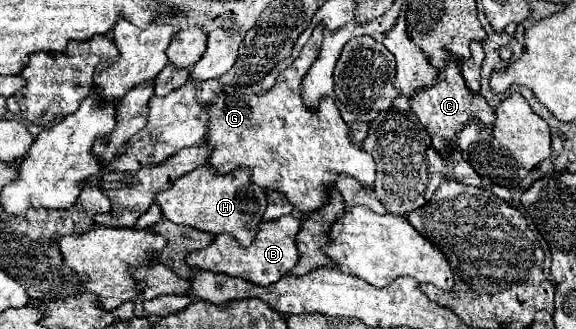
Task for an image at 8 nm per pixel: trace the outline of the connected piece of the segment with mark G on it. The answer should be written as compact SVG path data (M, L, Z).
M317 26L297 60L277 76L277 84L271 92L263 96L245 90L237 90L235 94L221 92L209 110L211 124L207 144L215 148L209 164L221 174L241 166L251 168L253 184L265 192L283 194L301 214L311 214L325 206L329 200L329 184L333 186L341 174L353 176L367 190L373 190L375 184L375 160L351 144L349 126L343 122L335 102L325 98L321 110L311 112L299 96L303 74L315 62L321 40L323 30Z

